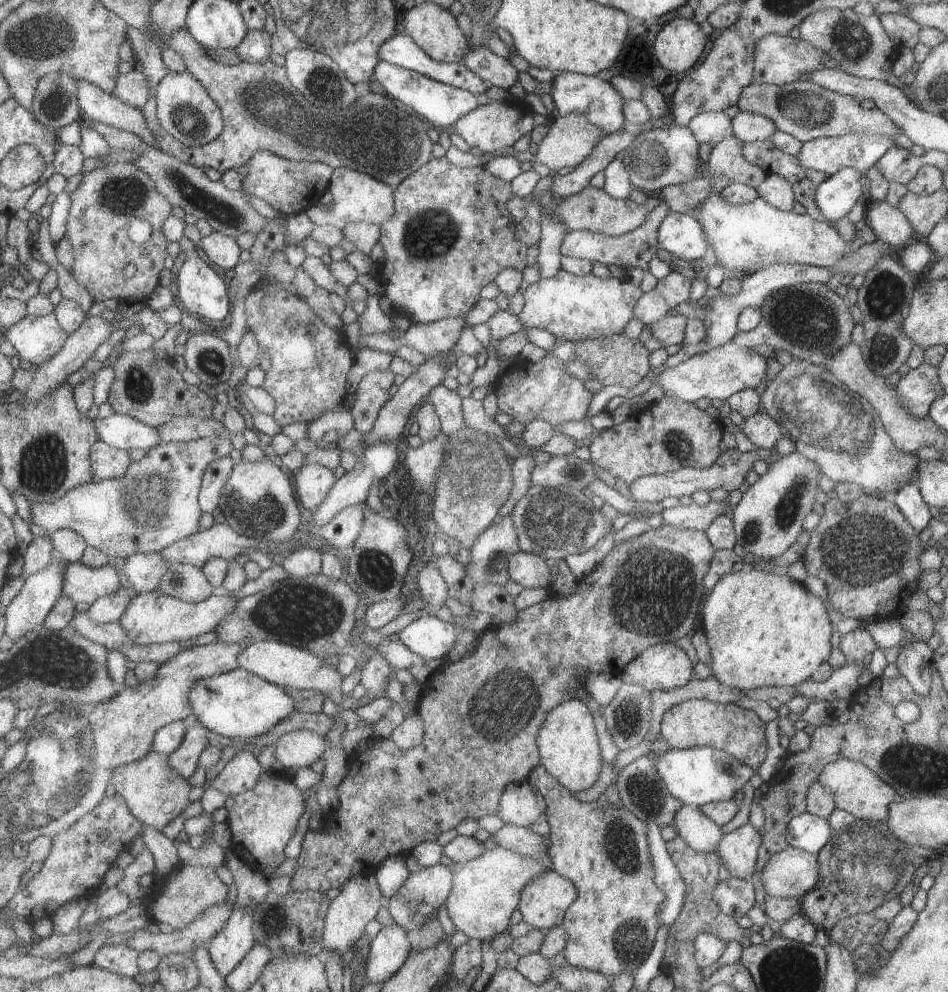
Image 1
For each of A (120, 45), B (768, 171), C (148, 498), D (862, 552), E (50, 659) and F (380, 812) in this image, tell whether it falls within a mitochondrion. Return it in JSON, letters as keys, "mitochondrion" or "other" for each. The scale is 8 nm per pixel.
{"A":"other","B":"other","C":"mitochondrion","D":"mitochondrion","E":"mitochondrion","F":"mitochondrion"}

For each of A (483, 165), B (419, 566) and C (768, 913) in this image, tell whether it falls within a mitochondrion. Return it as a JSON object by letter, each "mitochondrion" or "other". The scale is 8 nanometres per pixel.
{"A":"other","B":"other","C":"other"}

